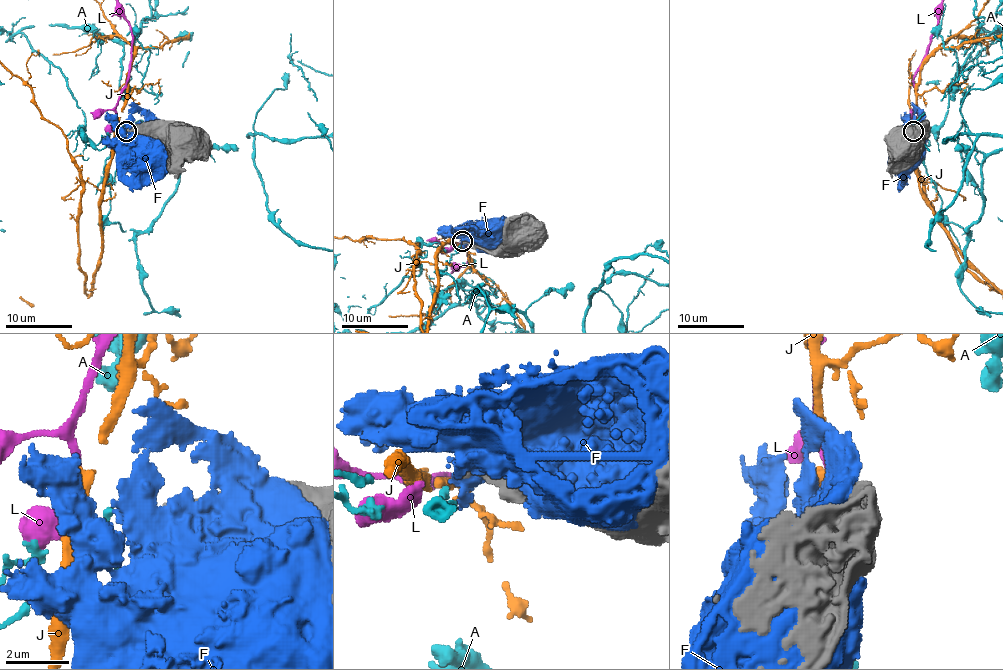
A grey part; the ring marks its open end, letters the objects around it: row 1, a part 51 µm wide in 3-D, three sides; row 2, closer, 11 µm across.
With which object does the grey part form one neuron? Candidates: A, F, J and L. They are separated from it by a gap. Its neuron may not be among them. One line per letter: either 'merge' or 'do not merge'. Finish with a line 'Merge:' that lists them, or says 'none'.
A: do not merge
F: do not merge
J: do not merge
L: do not merge
Merge: none

